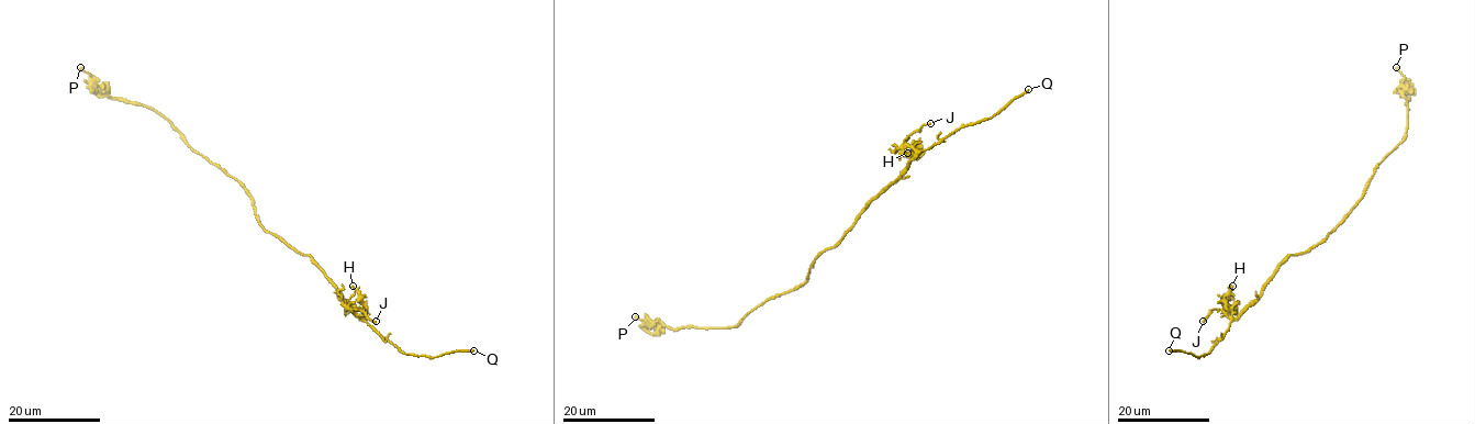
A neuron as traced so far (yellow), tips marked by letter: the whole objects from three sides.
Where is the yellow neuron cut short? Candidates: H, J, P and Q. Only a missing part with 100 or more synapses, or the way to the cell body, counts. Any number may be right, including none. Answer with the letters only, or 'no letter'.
Q

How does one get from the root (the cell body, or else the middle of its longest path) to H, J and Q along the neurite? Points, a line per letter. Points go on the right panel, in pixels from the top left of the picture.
H: (1327, 236), (1306, 250), (1292, 254), (1260, 294), (1236, 318), (1230, 315), (1231, 308), (1225, 298), (1232, 286)
J: (1327, 236), (1306, 250), (1292, 254), (1260, 294), (1236, 318), (1229, 318), (1215, 309), (1203, 321)
Q: (1327, 236), (1306, 250), (1292, 254), (1206, 355), (1196, 357), (1169, 350)

